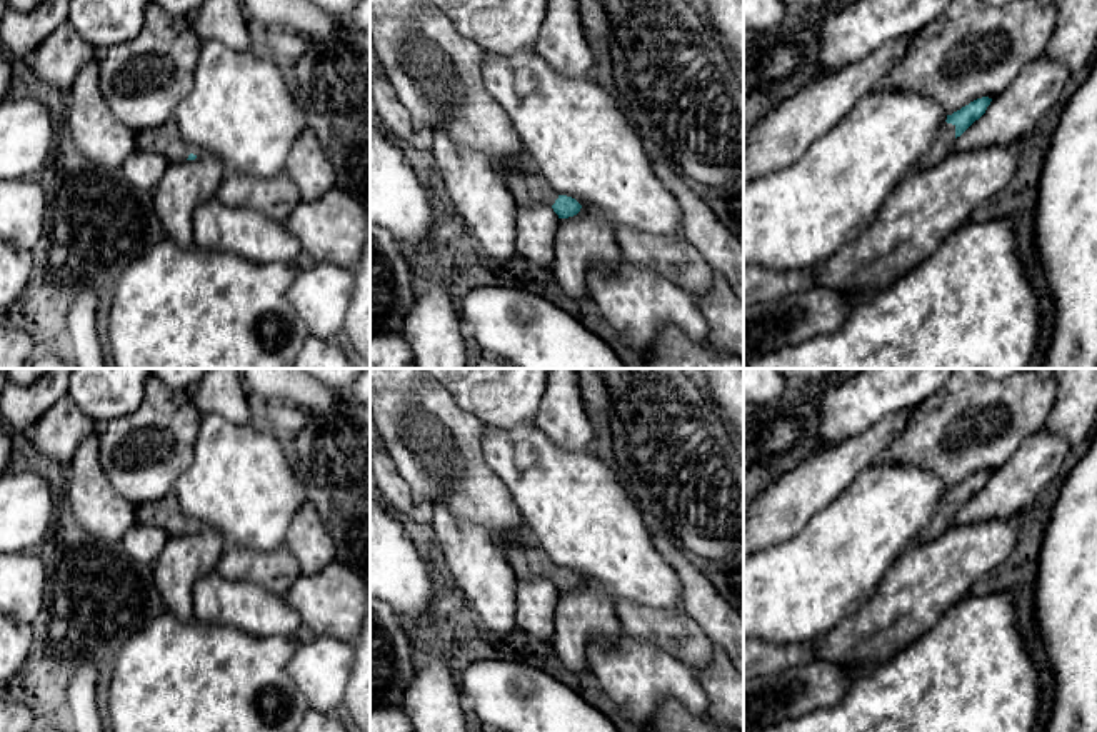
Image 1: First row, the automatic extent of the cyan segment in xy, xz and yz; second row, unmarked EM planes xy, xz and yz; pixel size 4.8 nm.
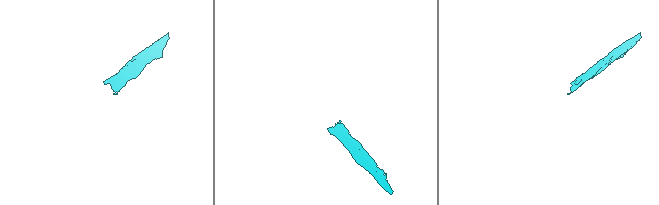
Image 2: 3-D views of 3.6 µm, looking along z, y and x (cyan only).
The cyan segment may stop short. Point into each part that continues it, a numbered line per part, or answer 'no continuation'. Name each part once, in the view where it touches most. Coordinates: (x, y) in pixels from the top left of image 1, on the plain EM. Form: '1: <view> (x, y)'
1: yz (944, 516)

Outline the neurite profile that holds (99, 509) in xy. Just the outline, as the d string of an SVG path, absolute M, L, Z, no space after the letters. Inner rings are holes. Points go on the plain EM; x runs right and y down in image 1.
M98 430L80 444L65 479L73 515L95 539L122 542L138 524L138 507L112 489L98 462Z

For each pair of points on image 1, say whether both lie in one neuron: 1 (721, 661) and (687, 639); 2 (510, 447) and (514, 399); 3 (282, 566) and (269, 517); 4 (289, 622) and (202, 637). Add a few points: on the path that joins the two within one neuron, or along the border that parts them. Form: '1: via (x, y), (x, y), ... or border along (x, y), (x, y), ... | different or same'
1: border along (716, 647), (711, 659), (696, 672) | different
2: border along (532, 421), (507, 429), (484, 426) | different
3: border along (282, 546), (265, 552), (237, 547) | different
4: border along (202, 621), (232, 626), (259, 636), (279, 637) | different

